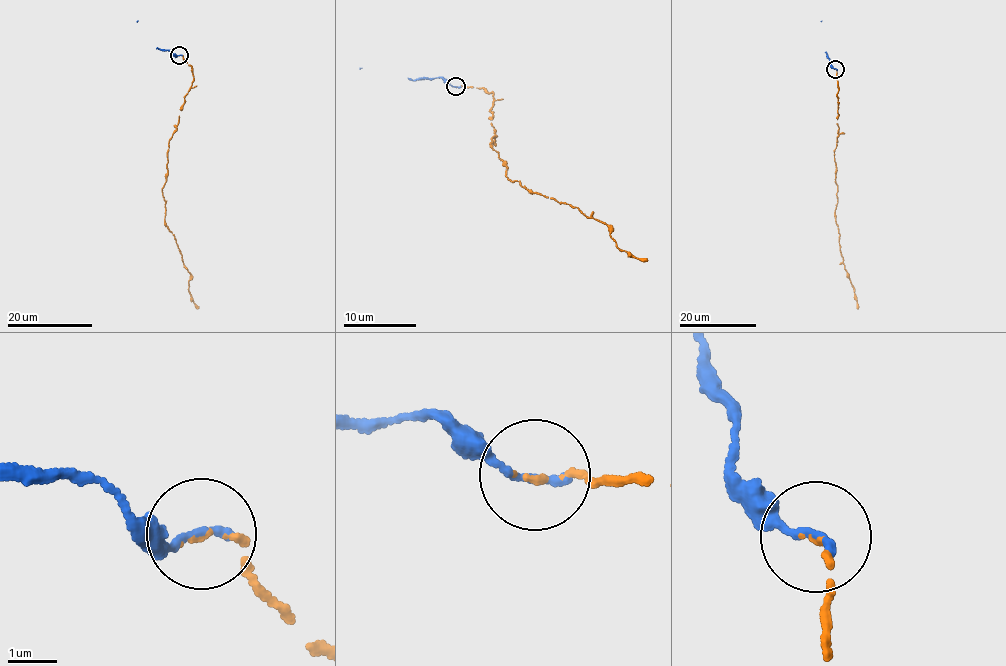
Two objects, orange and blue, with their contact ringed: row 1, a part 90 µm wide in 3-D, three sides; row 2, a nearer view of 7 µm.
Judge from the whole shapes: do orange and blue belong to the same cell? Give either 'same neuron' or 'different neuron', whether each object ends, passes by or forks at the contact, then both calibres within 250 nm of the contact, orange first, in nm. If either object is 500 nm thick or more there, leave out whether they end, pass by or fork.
same neuron | orange ends | blue ends | 120/190 nm

